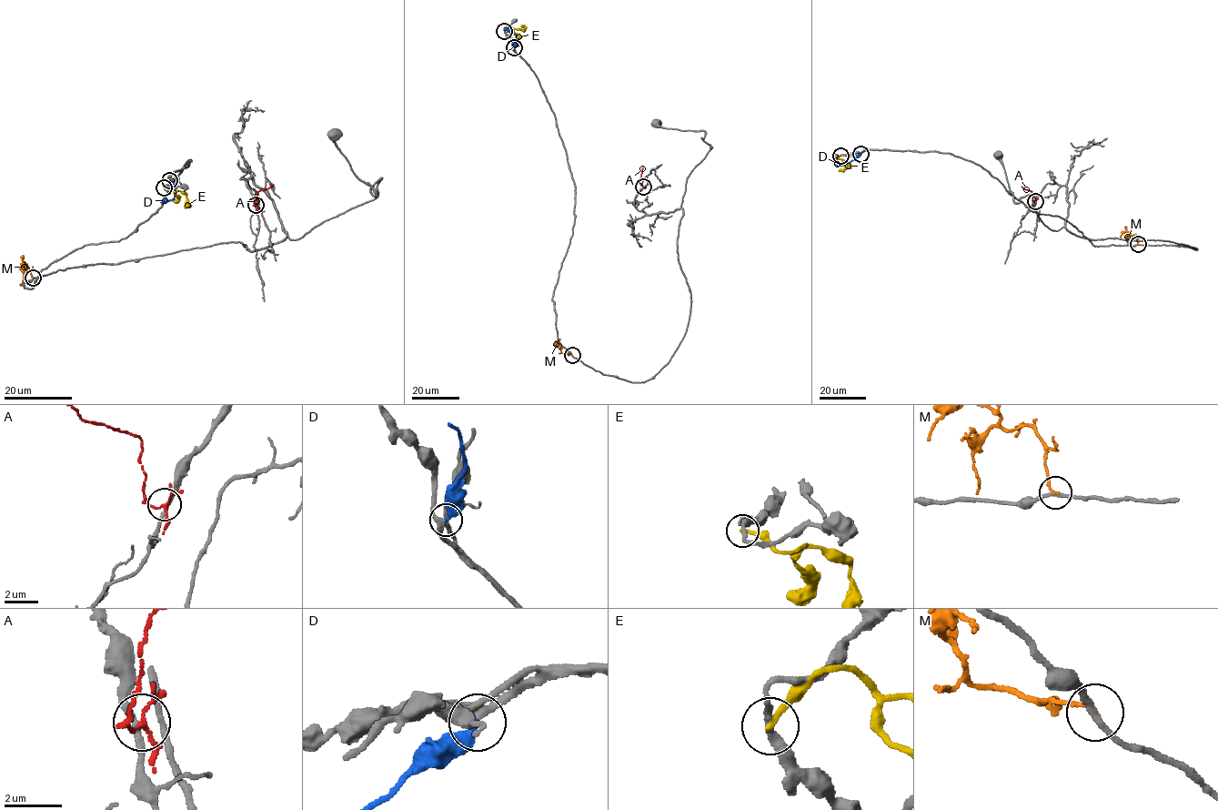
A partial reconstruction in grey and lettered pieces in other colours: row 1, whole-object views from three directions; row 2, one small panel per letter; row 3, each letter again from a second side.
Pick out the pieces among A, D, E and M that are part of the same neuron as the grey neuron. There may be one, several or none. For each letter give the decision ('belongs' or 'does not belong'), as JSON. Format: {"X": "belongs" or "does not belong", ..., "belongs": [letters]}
{"A": "does not belong", "D": "belongs", "E": "does not belong", "M": "does not belong", "belongs": ["D"]}

